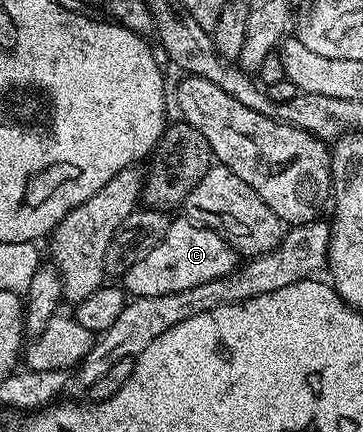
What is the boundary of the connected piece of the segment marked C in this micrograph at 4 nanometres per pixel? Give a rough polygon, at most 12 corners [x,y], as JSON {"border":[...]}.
{"border":[[186,216],[122,275],[132,298],[232,273],[238,251]]}

